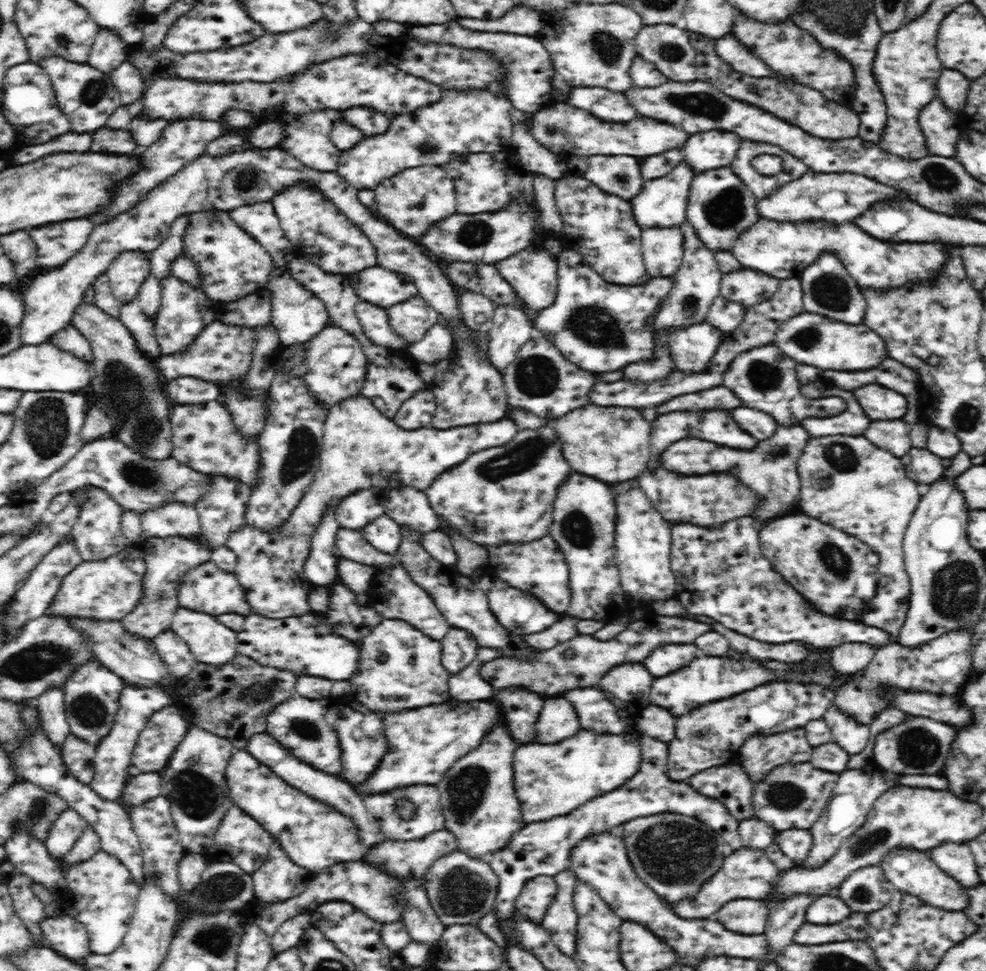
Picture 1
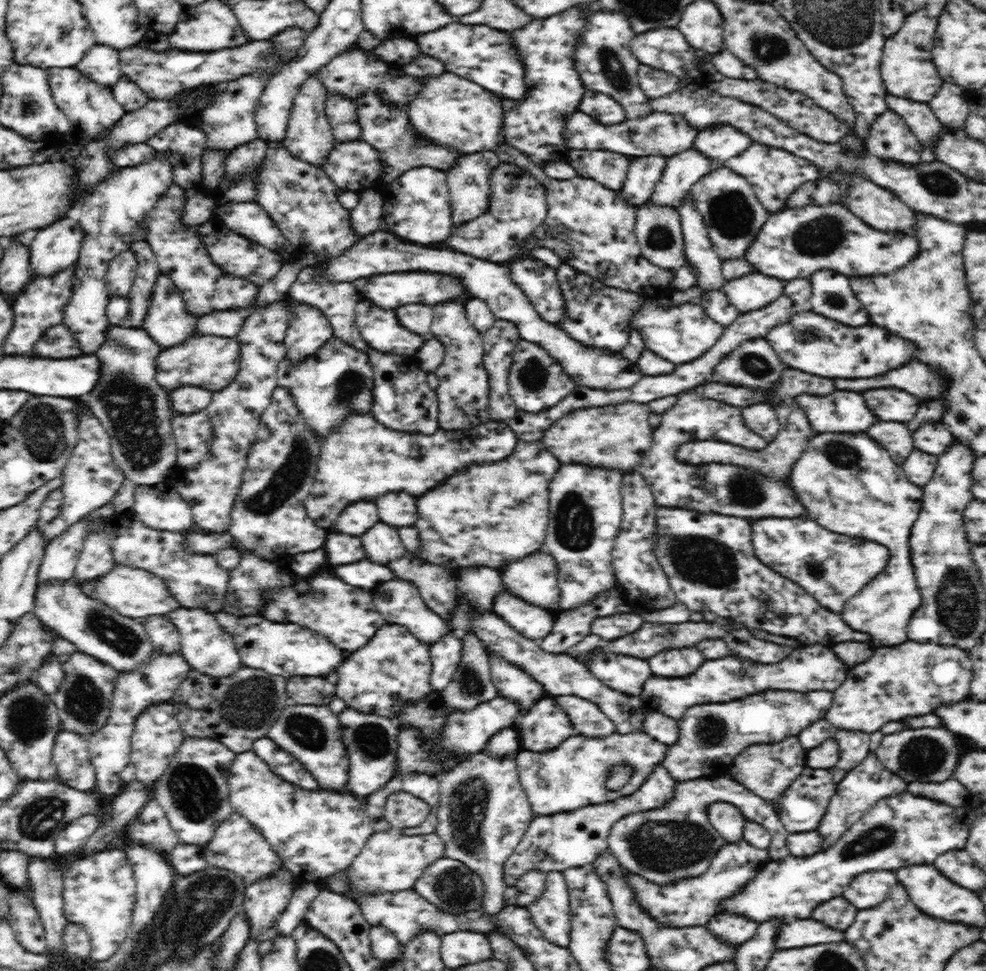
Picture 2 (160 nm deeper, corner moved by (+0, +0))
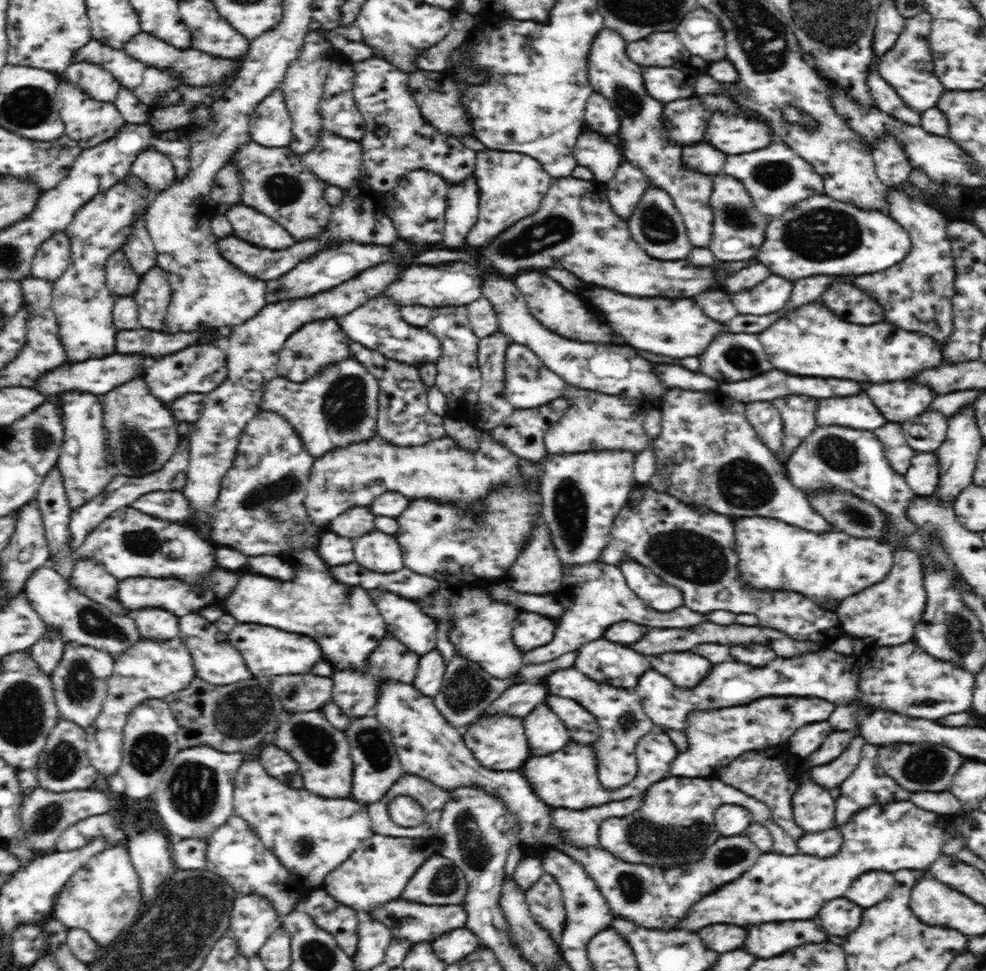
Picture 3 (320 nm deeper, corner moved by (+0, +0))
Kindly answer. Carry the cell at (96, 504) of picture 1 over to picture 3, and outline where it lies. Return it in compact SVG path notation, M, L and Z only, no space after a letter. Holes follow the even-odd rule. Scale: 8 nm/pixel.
M77 558L77 562L70 576L70 583L80 593L91 598L98 604L111 609L114 614L126 616L130 613L118 599L118 582L106 569L94 561Z

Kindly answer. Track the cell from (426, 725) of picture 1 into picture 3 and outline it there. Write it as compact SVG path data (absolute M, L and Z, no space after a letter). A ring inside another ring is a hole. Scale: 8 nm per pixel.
M524 681L524 684L515 684L508 687L496 700L491 702L488 709L482 715L486 713L492 713L492 715L500 713L524 718L526 714L530 714L530 710L534 710L538 704L542 704L546 700L546 696L548 696L548 690L546 690L544 684L528 684L528 682Z

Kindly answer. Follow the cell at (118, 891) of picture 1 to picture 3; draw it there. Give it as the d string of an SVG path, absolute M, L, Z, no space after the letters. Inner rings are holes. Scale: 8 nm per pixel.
M126 845L111 846L74 872L57 894L52 916L69 929L85 930L100 946L108 946L124 928L138 920L142 898L140 879Z

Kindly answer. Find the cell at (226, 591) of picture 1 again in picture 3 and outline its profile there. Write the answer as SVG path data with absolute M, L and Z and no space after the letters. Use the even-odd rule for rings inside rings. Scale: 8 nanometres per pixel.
M130 507L121 508L110 513L102 522L94 528L83 540L83 543L75 550L77 558L85 558L86 561L100 563L108 574L119 581L124 578L146 576L150 578L178 578L186 580L190 584L204 584L202 574L219 568L216 566L214 551L216 546L211 542L202 540L188 528L188 525L156 519L138 509ZM172 540L180 542L178 556L172 558L166 554L166 544Z

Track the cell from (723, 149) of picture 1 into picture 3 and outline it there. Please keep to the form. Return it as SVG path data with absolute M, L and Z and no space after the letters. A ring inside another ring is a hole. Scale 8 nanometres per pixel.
M714 112L708 128L704 130L704 140L714 144L727 155L746 154L762 150L772 144L770 128L746 114L722 114Z

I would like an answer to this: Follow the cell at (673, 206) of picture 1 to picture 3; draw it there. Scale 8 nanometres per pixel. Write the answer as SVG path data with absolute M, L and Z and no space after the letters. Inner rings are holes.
M697 142L682 148L684 165L692 171L706 173L706 175L722 174L727 156L726 153L706 142Z

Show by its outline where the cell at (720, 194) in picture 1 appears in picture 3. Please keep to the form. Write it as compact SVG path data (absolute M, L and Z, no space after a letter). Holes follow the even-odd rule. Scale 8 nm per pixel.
M724 172L714 176L714 190L710 194L710 207L714 213L714 222L712 240L708 247L718 261L738 262L738 260L748 260L752 256L757 256L758 250L766 238L766 228L768 228L770 218L756 208L743 181Z

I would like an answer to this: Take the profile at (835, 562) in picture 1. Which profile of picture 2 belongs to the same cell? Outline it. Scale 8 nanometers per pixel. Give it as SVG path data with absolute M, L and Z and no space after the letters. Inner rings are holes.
M806 516L753 519L751 529L756 558L784 578L794 581L832 612L840 613L848 600L884 570L890 558L890 551L884 545L830 532Z

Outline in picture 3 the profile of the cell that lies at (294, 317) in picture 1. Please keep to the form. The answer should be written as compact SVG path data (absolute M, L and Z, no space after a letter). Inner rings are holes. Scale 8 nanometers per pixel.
M336 319L310 322L302 326L300 331L291 334L285 341L283 350L278 354L276 376L298 384L306 382L308 378L314 378L327 366L336 365L351 358L348 340L348 336L340 329Z

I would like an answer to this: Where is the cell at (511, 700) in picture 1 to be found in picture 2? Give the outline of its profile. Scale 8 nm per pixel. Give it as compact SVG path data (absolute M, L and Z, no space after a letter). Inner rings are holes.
M487 649L487 655L489 656L491 678L498 689L498 694L518 702L522 714L526 714L528 708L532 704L536 704L538 698L544 696L542 684L490 649Z

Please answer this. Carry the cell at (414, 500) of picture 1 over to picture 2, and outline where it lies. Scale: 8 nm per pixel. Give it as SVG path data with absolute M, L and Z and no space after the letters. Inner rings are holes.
M390 492L375 498L380 520L394 527L412 527L417 515L417 497L406 492Z

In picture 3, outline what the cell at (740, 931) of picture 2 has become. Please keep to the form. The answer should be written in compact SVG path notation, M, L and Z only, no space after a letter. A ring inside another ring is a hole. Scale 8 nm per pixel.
M714 924L698 932L702 942L718 954L741 948L746 935L746 927L740 928L735 924Z

